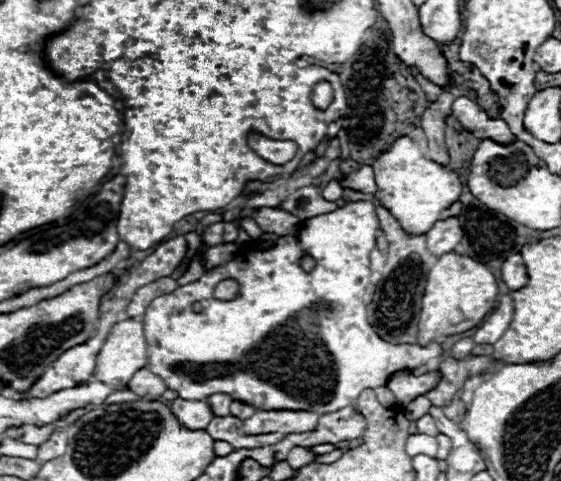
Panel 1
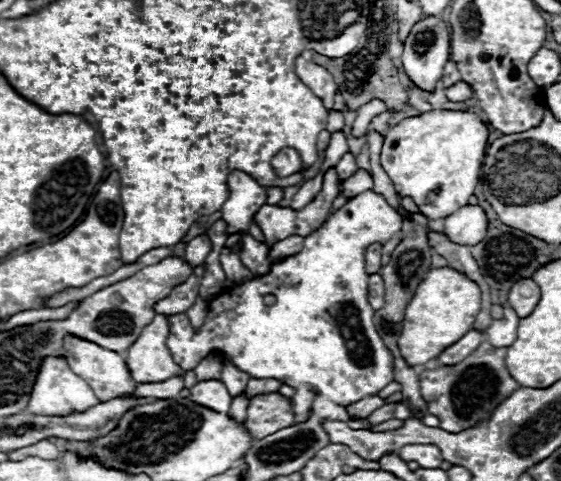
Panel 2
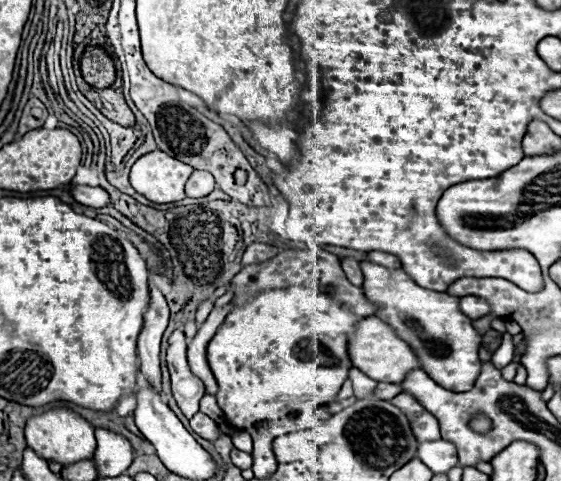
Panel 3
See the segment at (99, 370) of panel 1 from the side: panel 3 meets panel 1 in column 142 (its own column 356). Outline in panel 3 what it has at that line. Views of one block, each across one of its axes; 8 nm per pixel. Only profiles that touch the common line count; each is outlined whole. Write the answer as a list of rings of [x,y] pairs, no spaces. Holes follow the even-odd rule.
[[[376,316],[362,318],[362,322],[358,322],[356,332],[350,340],[350,358],[352,358],[352,366],[368,374],[368,378],[390,384],[400,384],[404,382],[406,374],[410,374],[416,368],[422,368],[416,352],[394,332],[392,326],[388,326]]]

